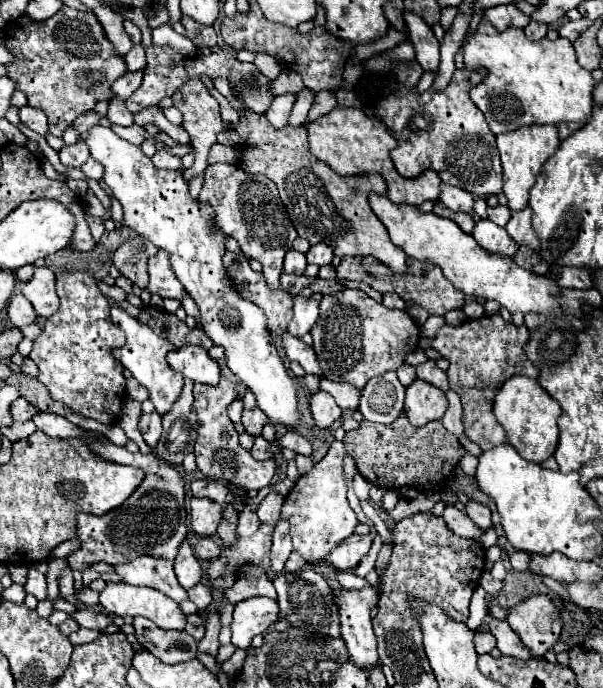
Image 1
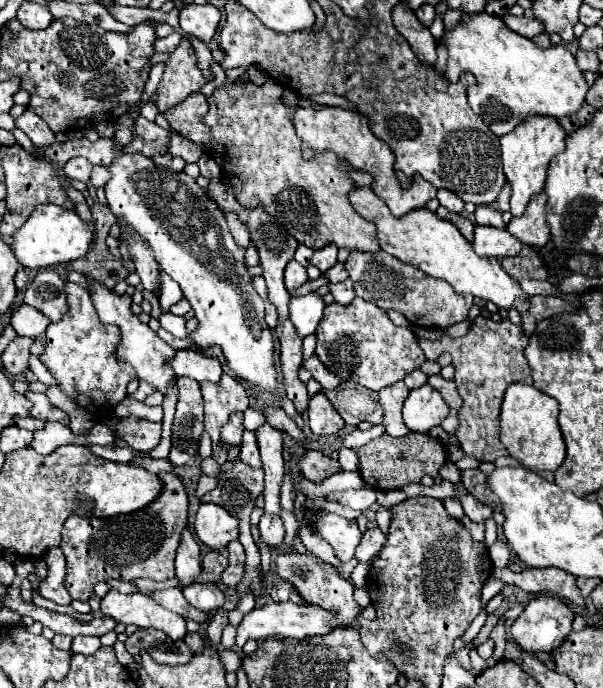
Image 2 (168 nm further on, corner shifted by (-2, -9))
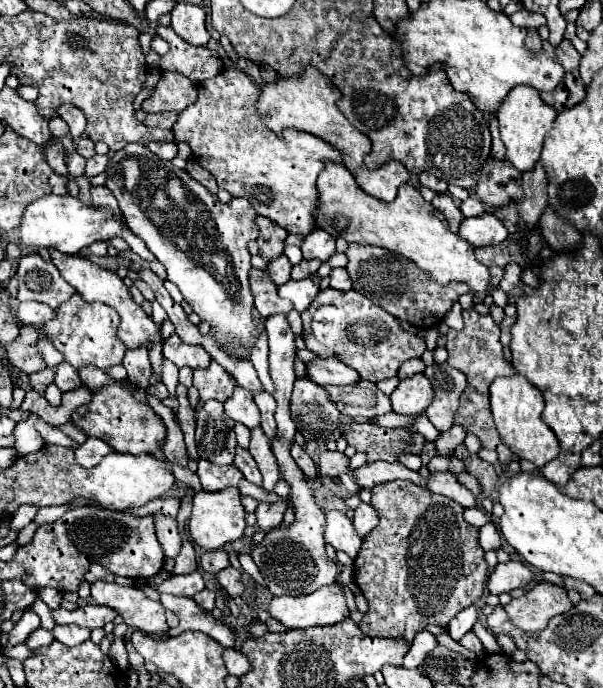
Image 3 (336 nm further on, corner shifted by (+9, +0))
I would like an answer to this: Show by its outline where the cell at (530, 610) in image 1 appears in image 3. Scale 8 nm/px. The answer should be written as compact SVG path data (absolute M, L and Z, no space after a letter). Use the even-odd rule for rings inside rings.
M537 583L523 597L513 599L503 609L519 629L541 631L551 617L565 613L571 607L573 603L567 597L567 589L553 583Z

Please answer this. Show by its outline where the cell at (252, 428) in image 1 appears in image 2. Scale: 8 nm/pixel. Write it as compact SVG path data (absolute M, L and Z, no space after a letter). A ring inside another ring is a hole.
M244 430L244 440L242 440L242 452L240 458L248 462L248 466L260 466L260 454L258 454L258 442L254 430Z

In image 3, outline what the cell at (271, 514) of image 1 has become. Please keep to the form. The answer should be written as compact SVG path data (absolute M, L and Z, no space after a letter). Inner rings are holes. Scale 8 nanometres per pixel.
M239 385L233 389L233 395L225 401L225 413L233 421L243 423L249 429L259 425L259 409L257 409L257 405L253 401L253 393L239 387Z

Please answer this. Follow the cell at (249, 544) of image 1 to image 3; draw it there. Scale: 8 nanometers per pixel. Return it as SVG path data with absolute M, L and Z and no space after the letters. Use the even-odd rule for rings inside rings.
M279 499L277 503L259 503L255 515L257 515L257 525L261 531L271 531L275 527L281 525L283 521L283 515L287 511L287 501L285 499Z

